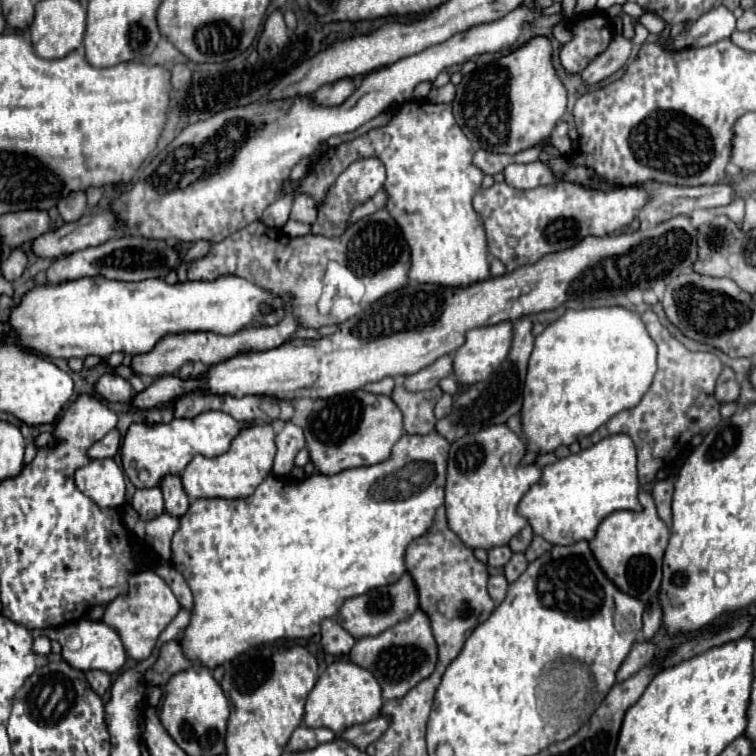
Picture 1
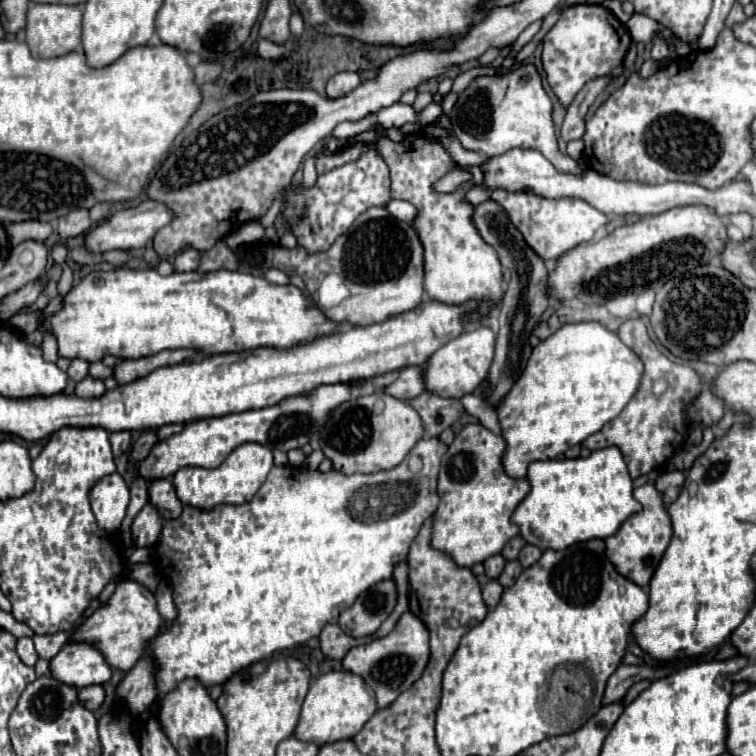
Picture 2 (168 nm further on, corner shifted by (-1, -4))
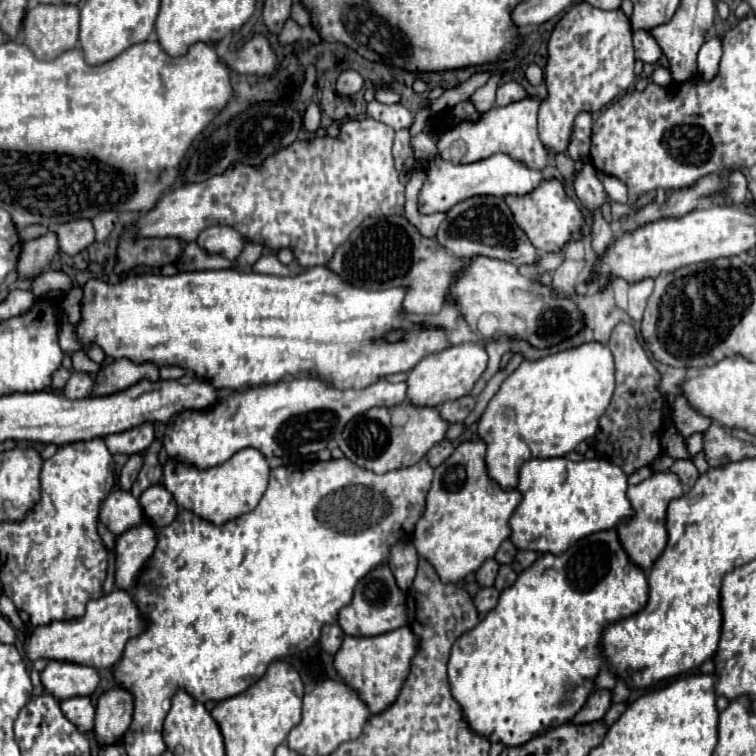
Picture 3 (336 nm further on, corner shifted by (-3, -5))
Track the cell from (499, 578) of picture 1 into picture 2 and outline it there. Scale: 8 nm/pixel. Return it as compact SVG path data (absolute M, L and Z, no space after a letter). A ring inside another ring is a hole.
M490 580L490 582L484 586L482 594L484 594L484 602L486 602L488 610L494 610L494 606L498 606L498 602L500 602L500 598L502 598L502 592L504 592L504 588L502 588L502 584L500 584L498 580Z

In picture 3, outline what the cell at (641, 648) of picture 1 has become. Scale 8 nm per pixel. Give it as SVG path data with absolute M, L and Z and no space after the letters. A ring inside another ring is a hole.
M598 689L594 693L590 693L588 701L584 703L584 707L574 715L572 723L580 725L580 723L594 723L600 721L604 717L604 713L608 711L608 707L612 705L610 701L610 691L606 689Z

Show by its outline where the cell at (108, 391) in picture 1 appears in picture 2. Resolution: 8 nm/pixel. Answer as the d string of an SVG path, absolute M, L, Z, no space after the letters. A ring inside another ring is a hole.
M86 376L76 384L76 396L80 398L100 398L106 392L106 386L102 380Z

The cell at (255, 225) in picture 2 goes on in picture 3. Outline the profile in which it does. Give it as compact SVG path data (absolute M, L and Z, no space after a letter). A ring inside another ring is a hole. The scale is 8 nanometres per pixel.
M214 225L214 227L206 227L200 237L198 237L198 245L208 253L208 255L222 255L226 259L236 259L240 255L240 251L244 249L244 239L242 235L232 229L232 227L224 227L224 225Z

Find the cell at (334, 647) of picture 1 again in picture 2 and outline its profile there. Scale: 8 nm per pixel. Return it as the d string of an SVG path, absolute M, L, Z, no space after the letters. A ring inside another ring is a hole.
M328 624L328 626L324 626L324 630L320 634L320 648L322 648L324 656L328 656L332 660L342 660L346 656L346 650L358 646L358 640L362 640L362 638L352 638L352 636L344 634L338 624Z

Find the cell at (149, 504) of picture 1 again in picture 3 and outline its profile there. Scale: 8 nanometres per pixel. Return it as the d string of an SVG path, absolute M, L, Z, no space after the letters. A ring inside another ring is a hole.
M142 523L116 539L116 573L114 585L132 591L138 573L156 547L156 533L150 523Z

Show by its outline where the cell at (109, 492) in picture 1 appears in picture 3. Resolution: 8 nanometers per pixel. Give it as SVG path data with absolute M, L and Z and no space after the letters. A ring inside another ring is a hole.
M112 489L112 493L104 499L100 507L100 521L114 533L122 535L132 527L138 527L144 523L144 513L138 505L138 501L122 489Z

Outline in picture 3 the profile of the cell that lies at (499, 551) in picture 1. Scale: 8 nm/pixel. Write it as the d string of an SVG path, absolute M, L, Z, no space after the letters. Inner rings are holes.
M488 559L482 563L482 567L476 571L476 581L480 587L492 587L494 585L494 579L496 579L496 573L498 573L498 563L494 559Z

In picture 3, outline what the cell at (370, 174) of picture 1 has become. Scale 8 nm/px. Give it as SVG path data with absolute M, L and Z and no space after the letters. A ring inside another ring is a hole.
M372 117L350 119L340 125L336 137L314 137L310 141L292 143L284 151L266 157L260 167L236 163L224 175L200 183L184 183L166 193L148 215L138 219L140 237L176 237L186 243L196 241L200 231L210 225L228 225L244 237L246 243L260 243L266 251L290 249L300 267L326 265L336 247L346 243L348 235L370 215L404 215L404 185L398 181L398 171L392 157L394 129Z

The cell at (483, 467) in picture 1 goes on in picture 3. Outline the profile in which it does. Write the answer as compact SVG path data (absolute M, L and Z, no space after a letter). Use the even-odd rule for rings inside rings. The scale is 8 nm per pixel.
M464 441L440 467L434 469L434 481L426 495L426 511L416 521L414 527L412 543L418 551L418 557L428 559L428 563L432 563L442 583L458 583L468 573L474 573L486 559L494 557L500 543L510 537L508 519L522 501L520 491L516 489L504 491L496 481L488 477L484 455L486 455L486 445L482 441Z

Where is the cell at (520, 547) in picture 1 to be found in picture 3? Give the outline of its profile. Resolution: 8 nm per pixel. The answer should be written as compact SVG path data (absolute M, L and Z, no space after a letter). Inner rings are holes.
M506 539L506 541L500 545L500 549L496 551L494 559L496 559L500 565L504 565L504 563L512 563L514 555L516 555L516 547Z

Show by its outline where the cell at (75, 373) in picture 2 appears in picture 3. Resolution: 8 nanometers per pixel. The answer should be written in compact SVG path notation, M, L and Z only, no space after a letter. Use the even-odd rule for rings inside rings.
M58 367L58 369L54 371L54 375L52 375L52 389L58 389L58 391L60 391L60 389L66 385L68 377L70 377L70 371L64 369L64 367Z

